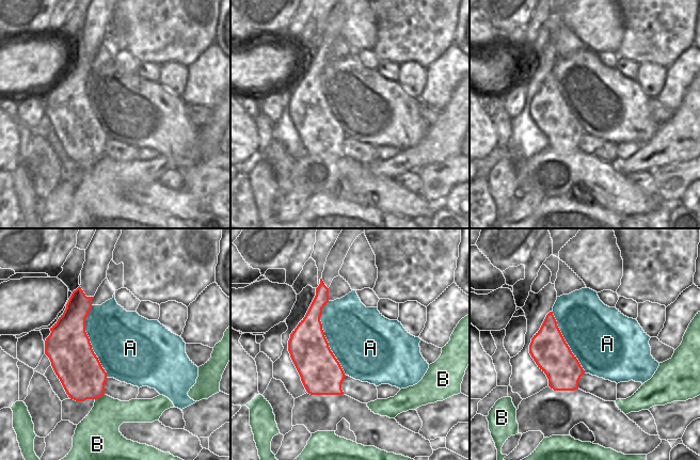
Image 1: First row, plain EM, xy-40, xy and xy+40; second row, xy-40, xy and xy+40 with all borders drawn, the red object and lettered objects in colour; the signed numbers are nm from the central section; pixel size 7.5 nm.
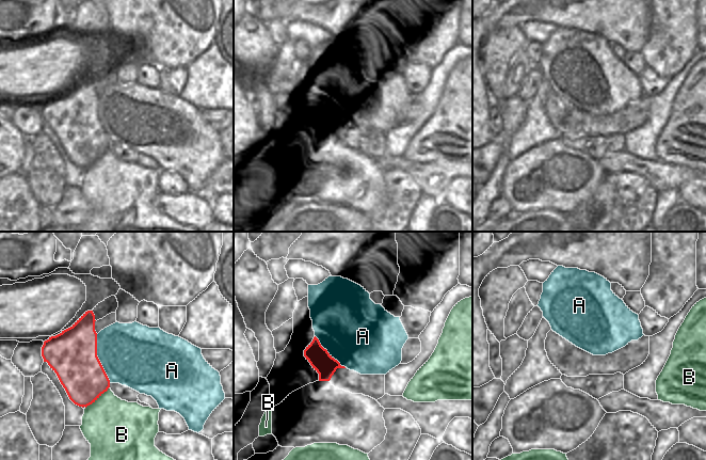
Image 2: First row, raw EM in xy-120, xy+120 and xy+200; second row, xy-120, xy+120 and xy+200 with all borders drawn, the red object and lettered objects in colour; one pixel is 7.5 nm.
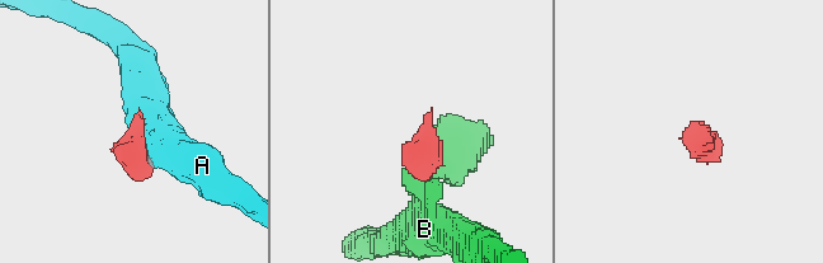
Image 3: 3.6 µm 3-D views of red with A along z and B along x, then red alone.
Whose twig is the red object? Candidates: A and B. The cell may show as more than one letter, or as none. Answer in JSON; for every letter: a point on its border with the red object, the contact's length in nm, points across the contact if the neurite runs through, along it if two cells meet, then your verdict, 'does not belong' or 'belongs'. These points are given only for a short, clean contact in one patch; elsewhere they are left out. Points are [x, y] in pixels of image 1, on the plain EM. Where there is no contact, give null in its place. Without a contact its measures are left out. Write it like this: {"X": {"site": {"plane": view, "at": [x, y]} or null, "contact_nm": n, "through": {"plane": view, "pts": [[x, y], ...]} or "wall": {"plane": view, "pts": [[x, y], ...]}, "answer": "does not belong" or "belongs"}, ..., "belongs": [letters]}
{"A": {"site": {"plane": "xy", "at": [325, 99]}, "contact_nm": 600, "answer": "does not belong"}, "B": {"site": {"plane": "xy-40", "at": [99, 157]}, "contact_nm": 90, "wall": {"plane": "xy-40", "pts": [[104, 155], [95, 161]]}, "answer": "does not belong"}, "belongs": []}

